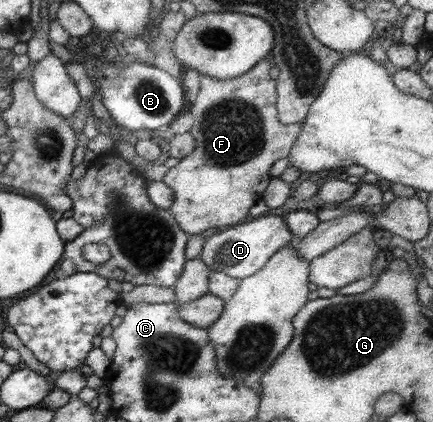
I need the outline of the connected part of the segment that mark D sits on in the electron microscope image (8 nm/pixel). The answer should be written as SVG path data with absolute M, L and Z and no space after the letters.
M258 216L251 221L220 229L218 233L212 234L205 239L197 256L208 271L216 270L216 272L241 280L264 267L269 257L294 239L294 235L288 230L282 216Z

